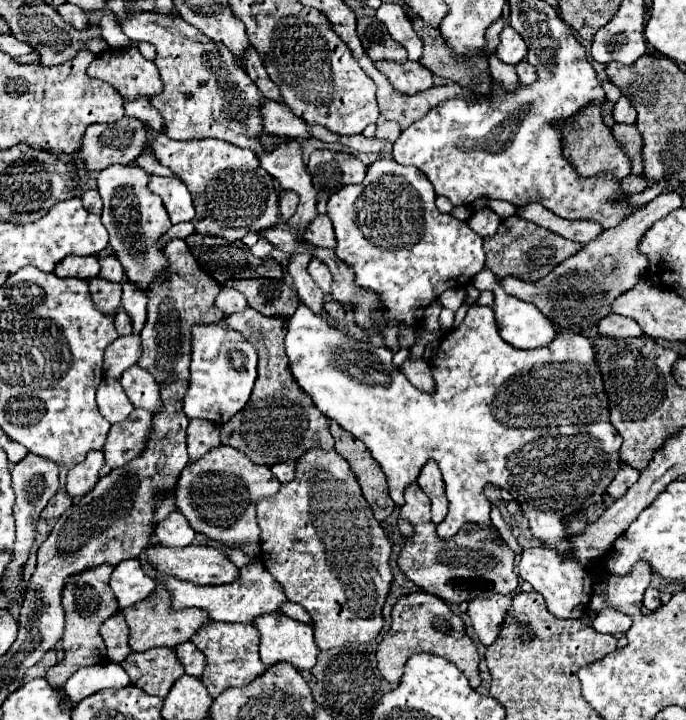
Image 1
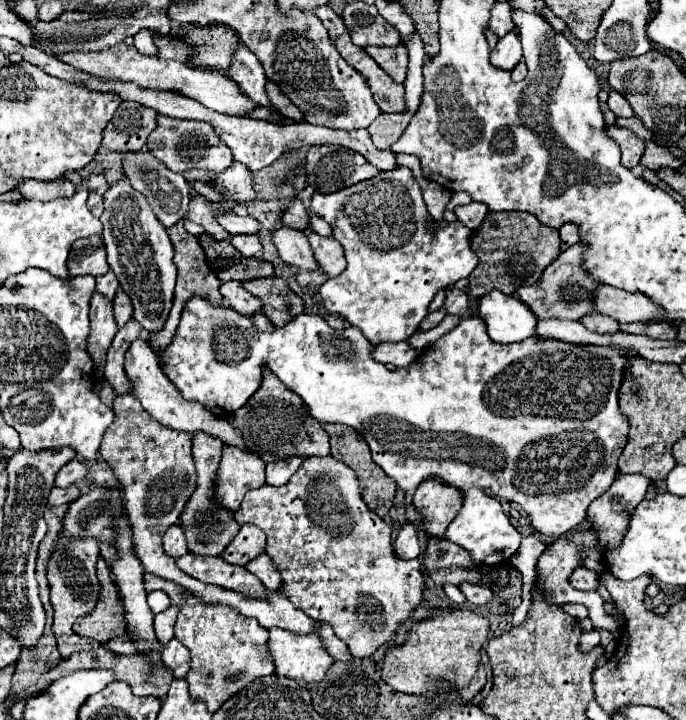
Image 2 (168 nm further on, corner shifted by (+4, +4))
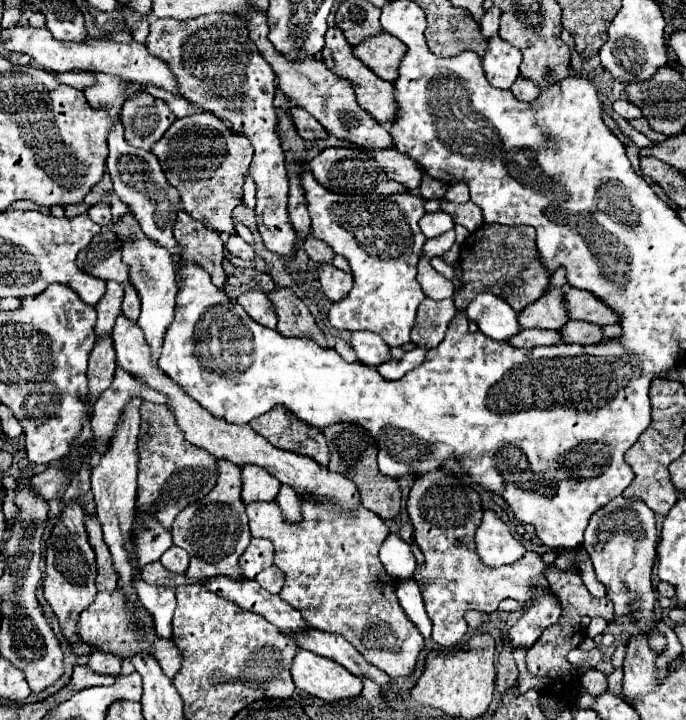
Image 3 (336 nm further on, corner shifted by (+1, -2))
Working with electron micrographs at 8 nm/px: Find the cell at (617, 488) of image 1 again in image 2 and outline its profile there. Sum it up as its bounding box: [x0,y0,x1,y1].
[588,475,648,549]

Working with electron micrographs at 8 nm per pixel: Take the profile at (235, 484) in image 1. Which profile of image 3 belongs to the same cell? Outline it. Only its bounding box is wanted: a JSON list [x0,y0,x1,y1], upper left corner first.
[241,465,281,503]

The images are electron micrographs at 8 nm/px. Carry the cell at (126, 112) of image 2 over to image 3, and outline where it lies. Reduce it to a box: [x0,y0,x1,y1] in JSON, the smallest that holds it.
[121,91,175,151]

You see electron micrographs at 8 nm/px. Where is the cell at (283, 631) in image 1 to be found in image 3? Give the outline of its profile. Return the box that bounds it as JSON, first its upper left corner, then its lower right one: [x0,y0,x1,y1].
[291,649,363,703]

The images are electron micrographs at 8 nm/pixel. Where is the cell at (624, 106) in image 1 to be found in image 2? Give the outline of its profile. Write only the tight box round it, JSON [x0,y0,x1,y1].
[608,91,634,117]

